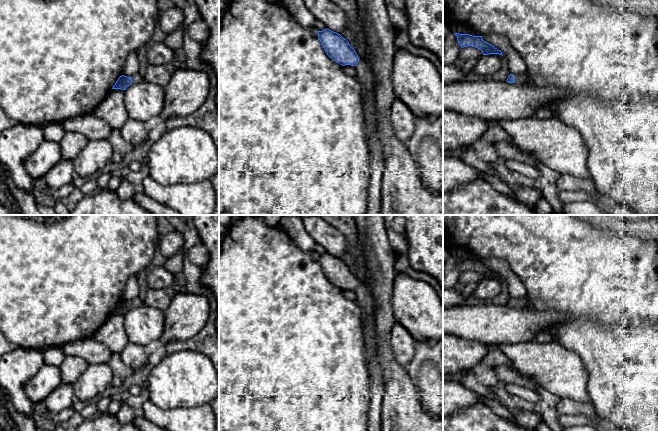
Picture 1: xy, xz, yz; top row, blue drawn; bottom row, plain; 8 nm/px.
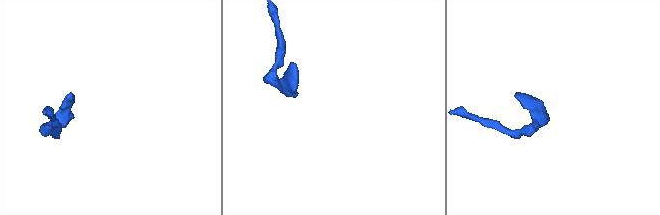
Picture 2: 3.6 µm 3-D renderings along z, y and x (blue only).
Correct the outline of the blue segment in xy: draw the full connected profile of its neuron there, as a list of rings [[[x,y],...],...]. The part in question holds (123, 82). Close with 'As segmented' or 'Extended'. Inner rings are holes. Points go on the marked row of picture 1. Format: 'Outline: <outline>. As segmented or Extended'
Outline: [[[138,72],[135,73],[132,77],[122,75],[118,78],[112,89],[126,90],[126,88],[129,87],[132,83],[140,83],[142,81],[144,81],[144,77],[141,76]]]. Extended

